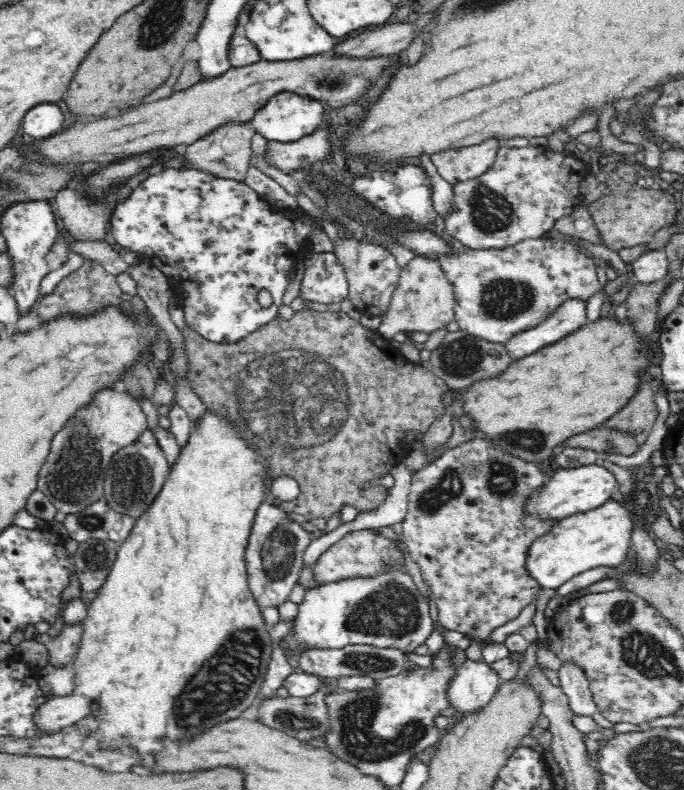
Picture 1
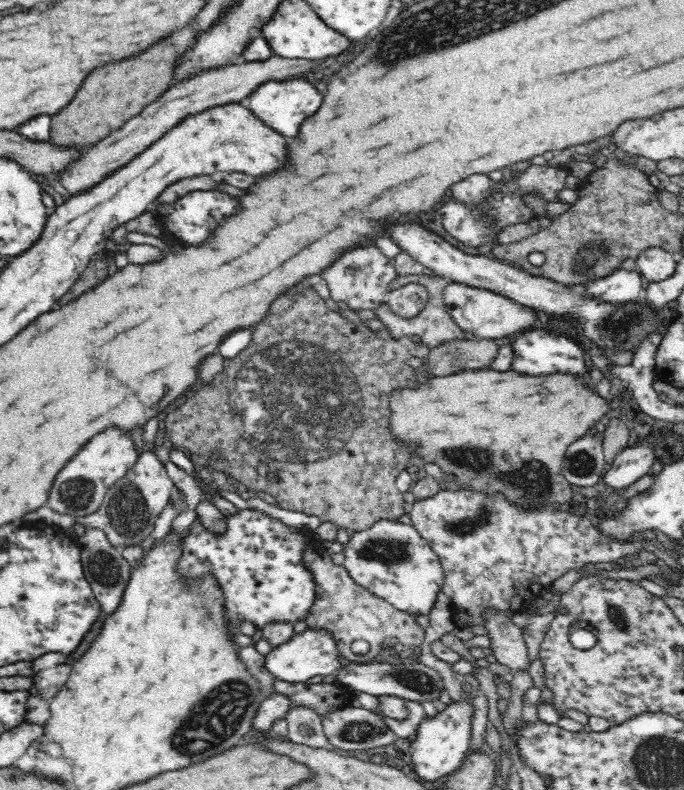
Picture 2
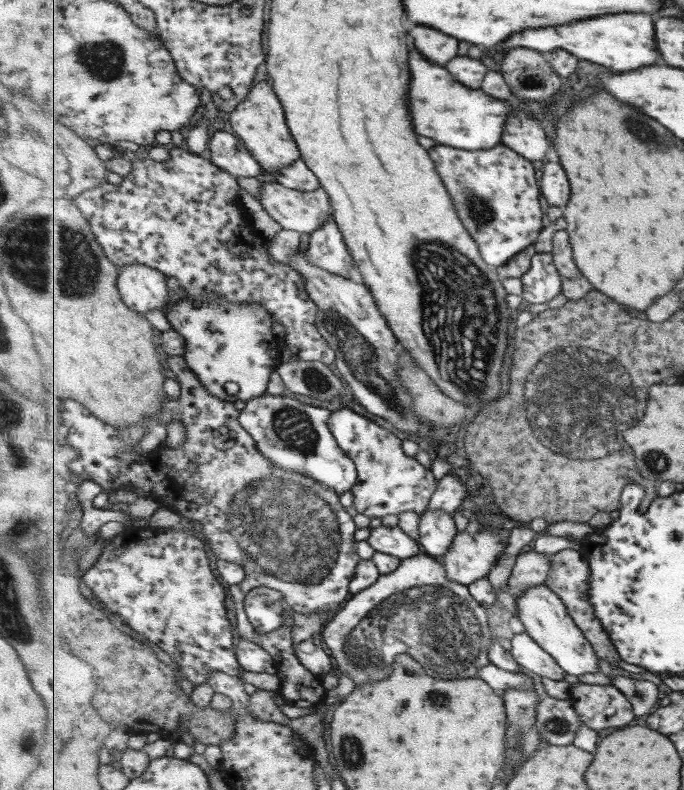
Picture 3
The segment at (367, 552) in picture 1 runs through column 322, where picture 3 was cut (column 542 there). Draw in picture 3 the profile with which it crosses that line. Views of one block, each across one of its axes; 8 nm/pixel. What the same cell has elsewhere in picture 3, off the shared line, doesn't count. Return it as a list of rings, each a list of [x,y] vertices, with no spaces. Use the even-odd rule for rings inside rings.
[[[537,549],[521,553],[512,570],[506,592],[516,601],[521,593],[527,592],[531,587],[545,585],[550,576],[551,565],[550,555]]]

